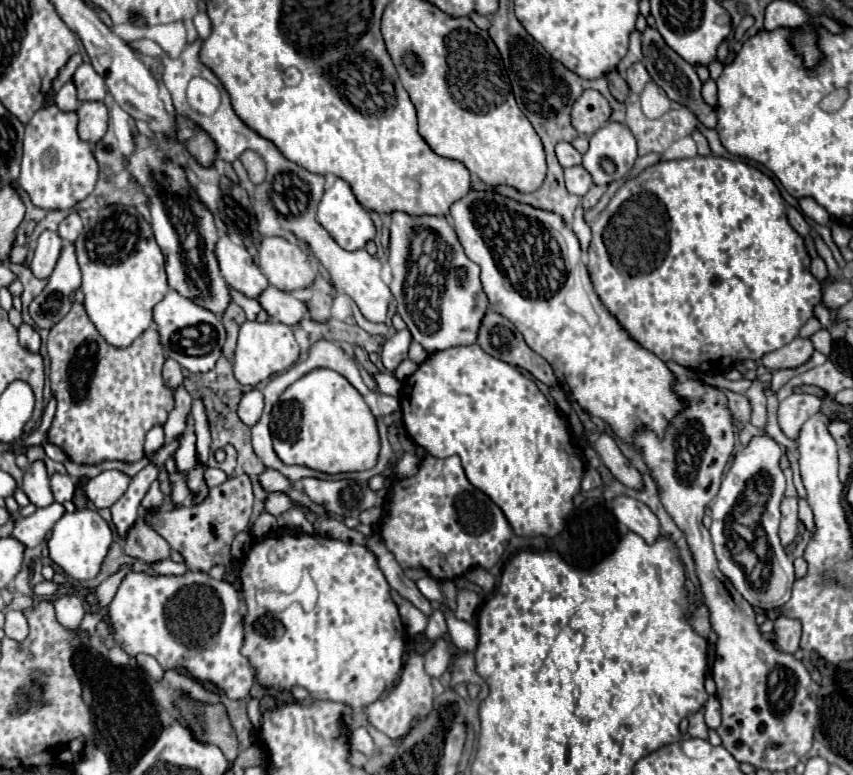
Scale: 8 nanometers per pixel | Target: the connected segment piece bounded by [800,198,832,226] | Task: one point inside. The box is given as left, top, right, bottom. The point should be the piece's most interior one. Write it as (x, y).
(812, 209)

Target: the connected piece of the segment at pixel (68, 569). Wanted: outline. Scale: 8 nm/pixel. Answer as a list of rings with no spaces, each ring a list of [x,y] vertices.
[[[76,510],[74,514],[64,514],[52,528],[52,536],[48,540],[48,552],[50,560],[56,568],[64,570],[66,576],[72,580],[92,580],[98,576],[102,562],[110,550],[112,544],[112,530],[106,524],[106,520],[94,512],[94,510]]]

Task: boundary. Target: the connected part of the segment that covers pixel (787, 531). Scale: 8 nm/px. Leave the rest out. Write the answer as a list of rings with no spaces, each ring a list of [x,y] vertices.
[[[798,498],[782,500],[782,520],[780,520],[780,540],[788,546],[798,534]]]

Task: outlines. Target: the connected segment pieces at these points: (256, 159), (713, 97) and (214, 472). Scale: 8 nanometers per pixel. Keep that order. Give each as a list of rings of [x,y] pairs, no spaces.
[[[252,150],[242,152],[240,162],[242,162],[244,168],[248,170],[248,176],[250,176],[250,180],[252,180],[254,184],[260,184],[260,182],[266,178],[266,164],[264,164],[264,160],[262,160],[256,152],[252,152]]]
[[[711,78],[702,84],[702,98],[710,106],[716,106],[717,104],[717,86]]]
[[[206,468],[206,484],[210,486],[210,488],[214,488],[214,486],[220,486],[222,482],[226,482],[226,472],[224,470],[220,470],[220,468]]]

